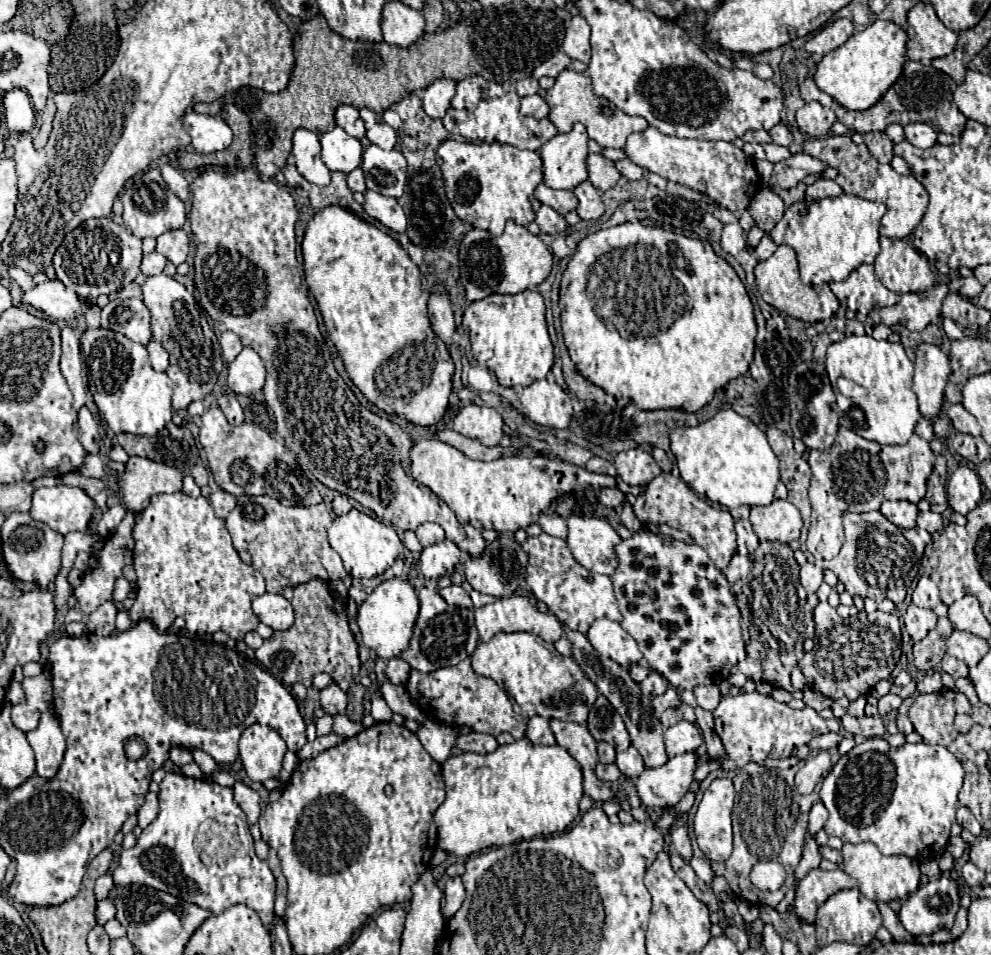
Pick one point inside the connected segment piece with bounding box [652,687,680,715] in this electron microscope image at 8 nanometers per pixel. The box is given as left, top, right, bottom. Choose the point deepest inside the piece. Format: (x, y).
(670, 699)

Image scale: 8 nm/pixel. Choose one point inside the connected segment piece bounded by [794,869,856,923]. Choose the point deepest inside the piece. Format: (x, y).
(818, 885)

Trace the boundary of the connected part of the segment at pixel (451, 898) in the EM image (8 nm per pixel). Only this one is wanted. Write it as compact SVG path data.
M460 877L448 879L446 887L444 887L444 907L442 907L442 915L446 921L460 909L464 899L466 899L466 889L464 889Z

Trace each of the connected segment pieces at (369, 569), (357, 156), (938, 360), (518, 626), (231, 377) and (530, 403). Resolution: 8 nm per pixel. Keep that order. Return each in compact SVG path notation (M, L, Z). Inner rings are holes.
M352 509L346 515L340 515L334 519L332 527L328 529L328 541L330 547L342 557L344 561L344 569L358 579L370 579L376 575L382 575L400 555L400 551L404 549L400 537L396 535L396 531L388 525L384 525L382 521Z
M334 127L320 137L322 161L330 171L350 173L362 163L362 145L344 129Z
M920 343L916 351L916 371L912 391L918 397L920 413L934 421L944 399L944 387L952 373L948 355L938 345Z
M514 593L514 595L510 595L510 597L496 599L494 603L476 609L476 627L478 627L478 633L480 633L480 639L482 639L482 641L492 639L496 633L514 633L514 631L534 633L534 635L542 637L544 641L548 641L548 643L556 643L556 641L560 639L560 635L562 635L562 625L560 625L560 621L558 621L552 613L540 611L540 609L530 601L530 597L520 595L520 593Z
M244 347L240 355L228 365L226 381L234 393L252 395L260 391L266 383L266 367L262 357L254 349Z
M548 379L534 381L530 387L524 387L520 401L524 405L528 419L534 421L536 425L544 425L552 429L568 429L572 419L572 403L570 403L570 397L564 393L564 389L558 387L554 381L548 381Z

